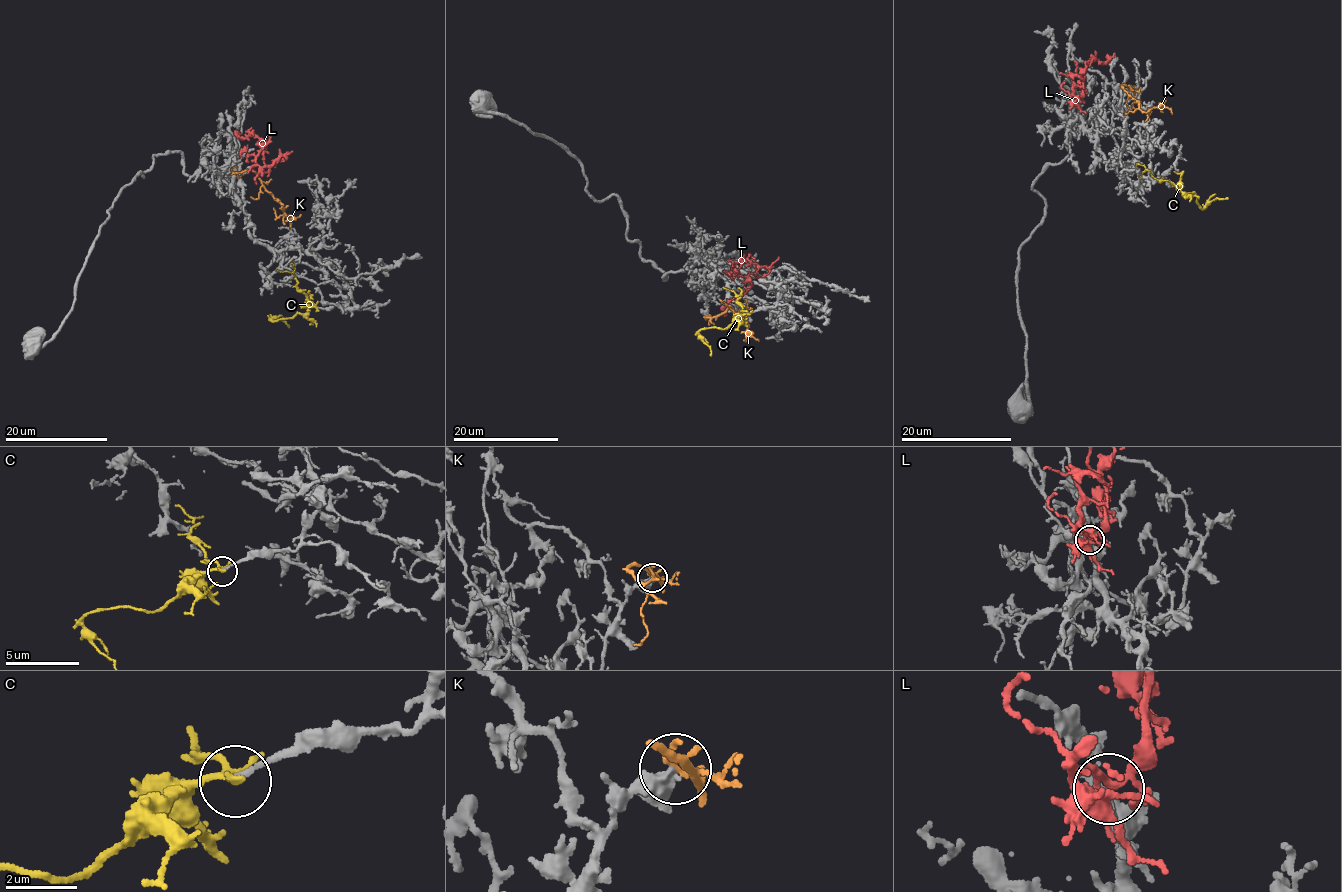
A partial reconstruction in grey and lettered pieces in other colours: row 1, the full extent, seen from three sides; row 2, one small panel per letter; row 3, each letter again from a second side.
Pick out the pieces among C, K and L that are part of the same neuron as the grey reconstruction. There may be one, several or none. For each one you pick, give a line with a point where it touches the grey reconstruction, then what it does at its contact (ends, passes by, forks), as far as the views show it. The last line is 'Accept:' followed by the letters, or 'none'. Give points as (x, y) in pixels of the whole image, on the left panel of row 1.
L: meets grey at (251, 166); it forks there
Accept: L

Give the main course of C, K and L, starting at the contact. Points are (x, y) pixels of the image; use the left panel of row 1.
C: (316, 308), (311, 307), (304, 314), (273, 320), (276, 318), (288, 326)
K: (232, 169), (233, 172), (253, 171), (280, 204), (290, 220), (290, 229)
L: (251, 166), (256, 162), (256, 155), (265, 141), (252, 136), (242, 138), (238, 131)

